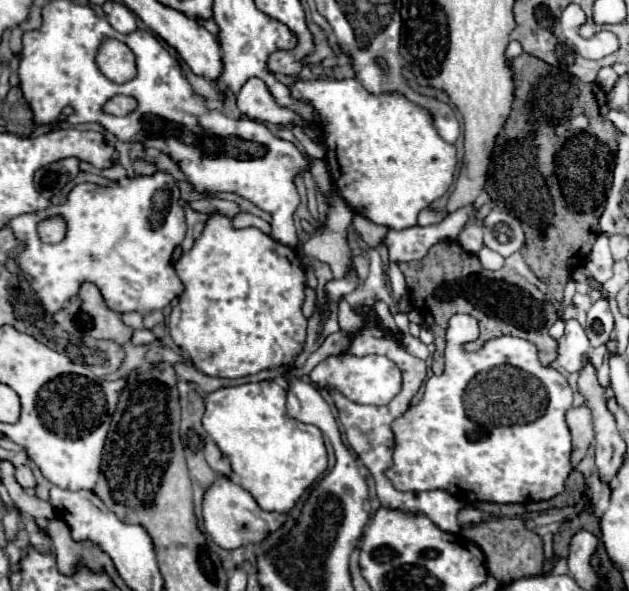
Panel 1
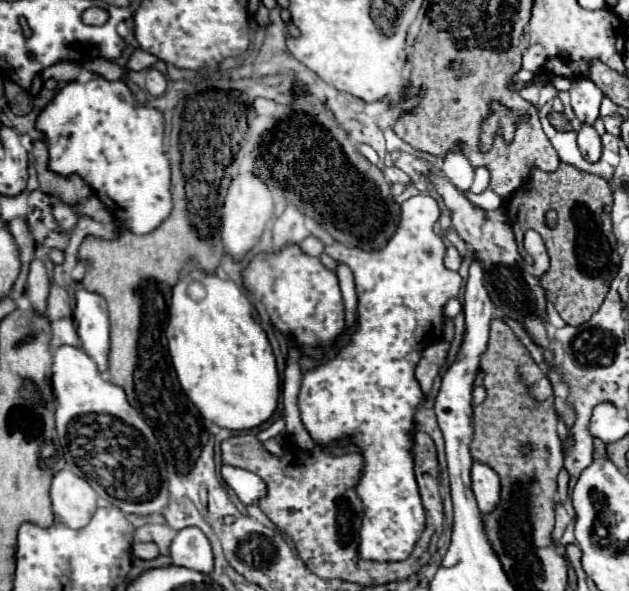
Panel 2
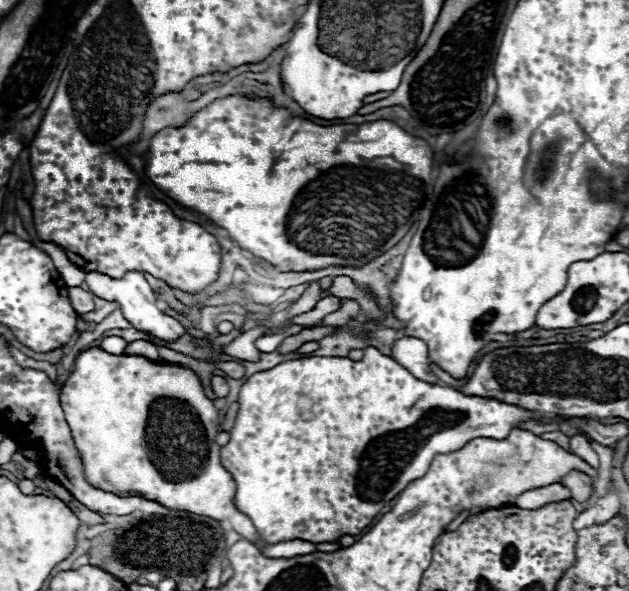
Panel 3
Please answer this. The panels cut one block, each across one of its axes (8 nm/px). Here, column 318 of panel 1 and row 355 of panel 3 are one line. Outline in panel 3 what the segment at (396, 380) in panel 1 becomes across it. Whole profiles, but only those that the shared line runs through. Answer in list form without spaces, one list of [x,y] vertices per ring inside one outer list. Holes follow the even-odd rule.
[[[368,346],[364,348],[364,358],[362,360],[350,360],[350,358],[326,358],[326,356],[308,356],[308,358],[296,358],[296,360],[286,360],[280,362],[278,366],[258,372],[246,380],[246,384],[240,388],[238,394],[238,416],[236,424],[230,430],[230,442],[222,446],[220,458],[224,468],[234,476],[236,480],[236,508],[246,514],[254,526],[256,532],[268,542],[268,544],[278,544],[286,540],[306,540],[306,542],[336,542],[344,534],[360,534],[364,526],[368,526],[374,516],[394,498],[398,496],[412,480],[422,478],[434,458],[434,454],[446,454],[452,450],[462,448],[466,442],[474,438],[506,438],[518,422],[528,420],[528,418],[538,418],[538,420],[558,420],[558,416],[542,416],[538,412],[530,412],[524,408],[518,408],[514,404],[504,404],[498,400],[490,398],[480,398],[480,396],[466,396],[450,386],[438,386],[438,384],[428,384],[418,378],[414,378],[404,366],[400,366],[394,358],[384,356],[378,348]]]

